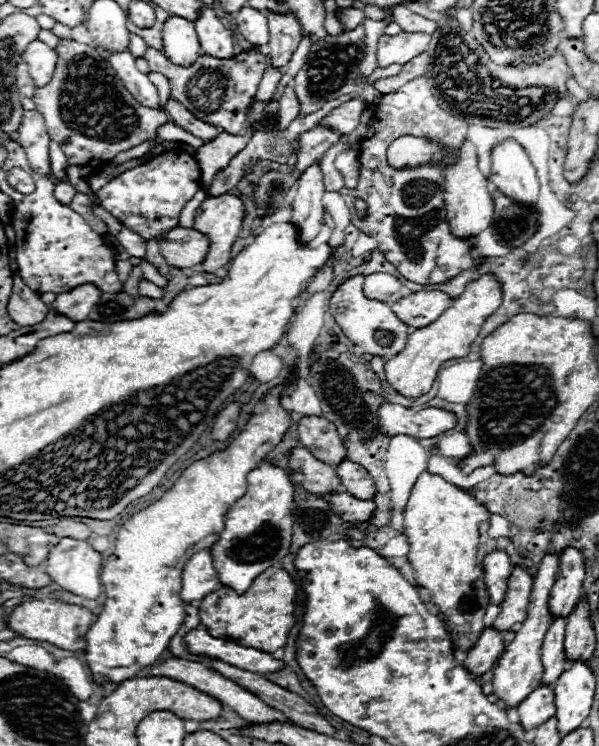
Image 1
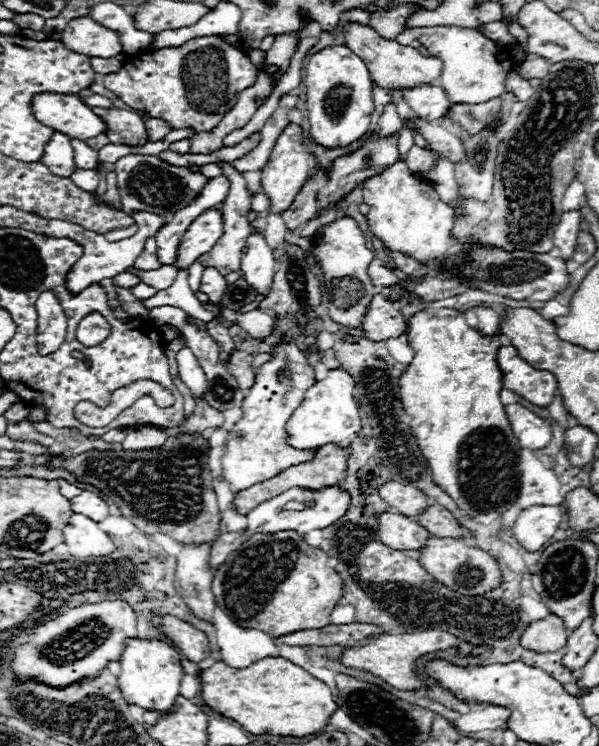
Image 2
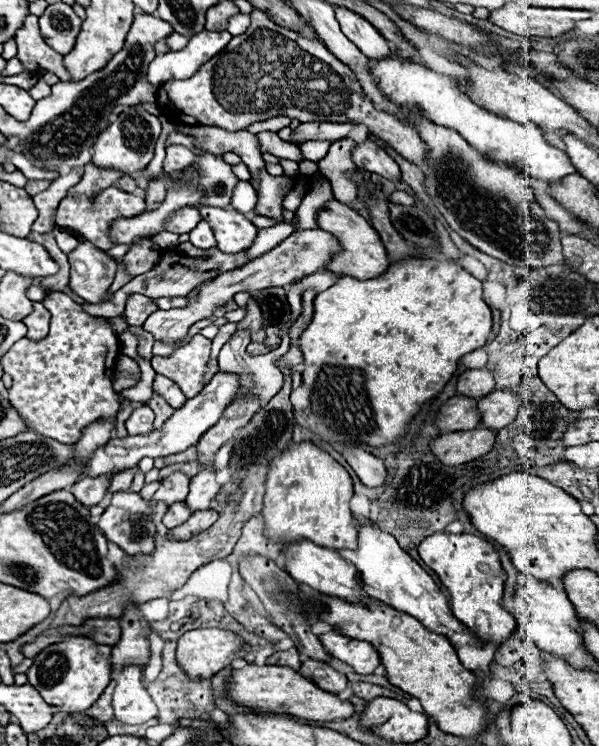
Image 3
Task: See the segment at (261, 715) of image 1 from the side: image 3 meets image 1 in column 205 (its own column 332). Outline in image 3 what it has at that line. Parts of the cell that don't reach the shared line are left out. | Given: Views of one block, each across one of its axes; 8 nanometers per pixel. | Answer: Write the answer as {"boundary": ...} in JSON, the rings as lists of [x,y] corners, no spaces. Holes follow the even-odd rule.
{"boundary":[[[306,660],[306,662],[302,662],[298,672],[302,676],[306,676],[308,680],[312,680],[314,684],[318,684],[322,690],[334,692],[334,694],[344,690],[346,684],[348,684],[348,678],[342,672],[334,670],[326,662],[318,662],[318,660]]]}

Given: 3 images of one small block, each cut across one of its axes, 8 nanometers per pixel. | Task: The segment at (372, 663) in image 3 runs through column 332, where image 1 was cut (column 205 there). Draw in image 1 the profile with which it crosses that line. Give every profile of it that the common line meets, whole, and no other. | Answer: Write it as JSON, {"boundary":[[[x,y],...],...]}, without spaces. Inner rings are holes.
{"boundary":[[[202,628],[190,630],[184,636],[184,642],[186,642],[186,648],[188,648],[190,654],[216,658],[216,660],[222,660],[222,662],[226,662],[230,666],[248,670],[248,672],[268,674],[268,672],[282,670],[286,666],[284,662],[274,660],[272,654],[266,654],[266,652],[254,650],[254,648],[246,648],[246,646],[238,646],[232,640],[214,638]]]}

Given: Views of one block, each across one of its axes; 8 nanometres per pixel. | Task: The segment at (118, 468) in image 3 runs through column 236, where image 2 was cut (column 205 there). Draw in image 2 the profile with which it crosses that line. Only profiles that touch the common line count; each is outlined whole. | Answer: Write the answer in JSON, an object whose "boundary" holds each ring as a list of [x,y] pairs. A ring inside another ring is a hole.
{"boundary":[[[184,346],[178,354],[176,354],[176,362],[180,368],[180,378],[182,382],[192,390],[194,396],[204,396],[206,392],[206,376],[200,368],[198,358],[192,354],[192,350],[188,346]]]}

